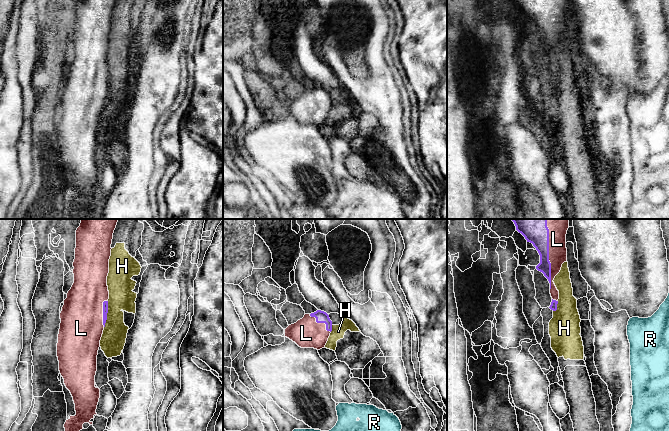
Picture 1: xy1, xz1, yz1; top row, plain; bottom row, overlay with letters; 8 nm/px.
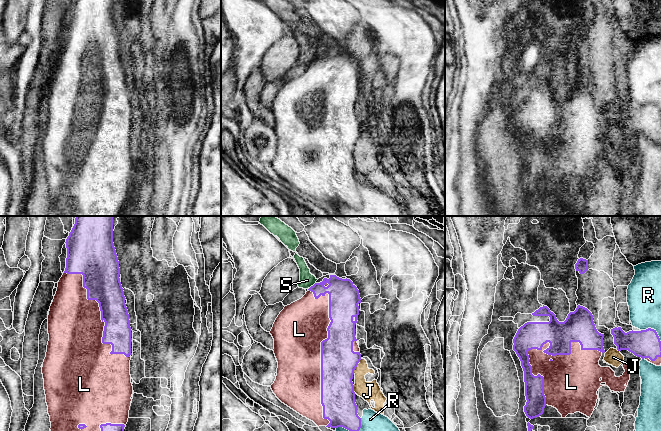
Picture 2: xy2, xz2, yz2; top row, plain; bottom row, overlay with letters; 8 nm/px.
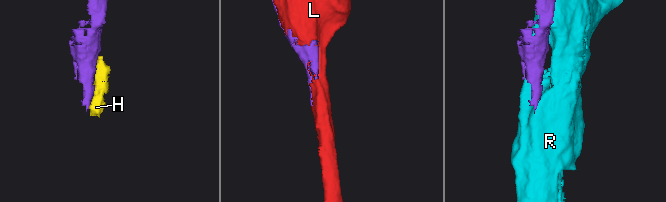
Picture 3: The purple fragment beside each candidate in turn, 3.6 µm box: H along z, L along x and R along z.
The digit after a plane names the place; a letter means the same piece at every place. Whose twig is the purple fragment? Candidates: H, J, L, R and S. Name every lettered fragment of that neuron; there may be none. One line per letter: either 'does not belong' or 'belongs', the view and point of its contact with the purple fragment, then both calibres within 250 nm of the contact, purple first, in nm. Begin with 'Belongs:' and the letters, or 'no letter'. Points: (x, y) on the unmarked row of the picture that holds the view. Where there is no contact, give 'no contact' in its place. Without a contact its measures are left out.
Belongs: L
H: does not belong; meets purple in xy1 at (106, 90); 50 nm thick on the purple side, 200 nm on the other
J: does not belong; meets purple in xz2 at (355, 144); 280 nm thick on the purple side, 150 nm on the other
L: belongs; meets purple in yz2 at (541, 125); 220 nm thick on the purple side, 260 nm on the other
R: does not belong; meets purple in yz2 at (653, 105); 220 nm thick on the purple side, 280 nm on the other
S: does not belong; meets purple in xz2 at (313, 61); 220 nm thick on the purple side, 120 nm on the other

